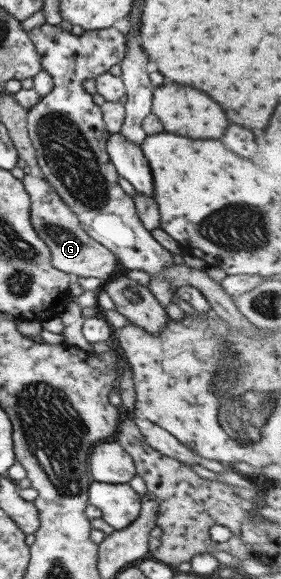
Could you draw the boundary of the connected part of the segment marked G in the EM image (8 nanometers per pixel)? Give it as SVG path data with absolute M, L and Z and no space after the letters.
M24 174L20 180L30 199L31 226L50 251L50 264L72 278L96 277L104 282L110 279L117 262L114 254L83 232L76 215L44 178Z

